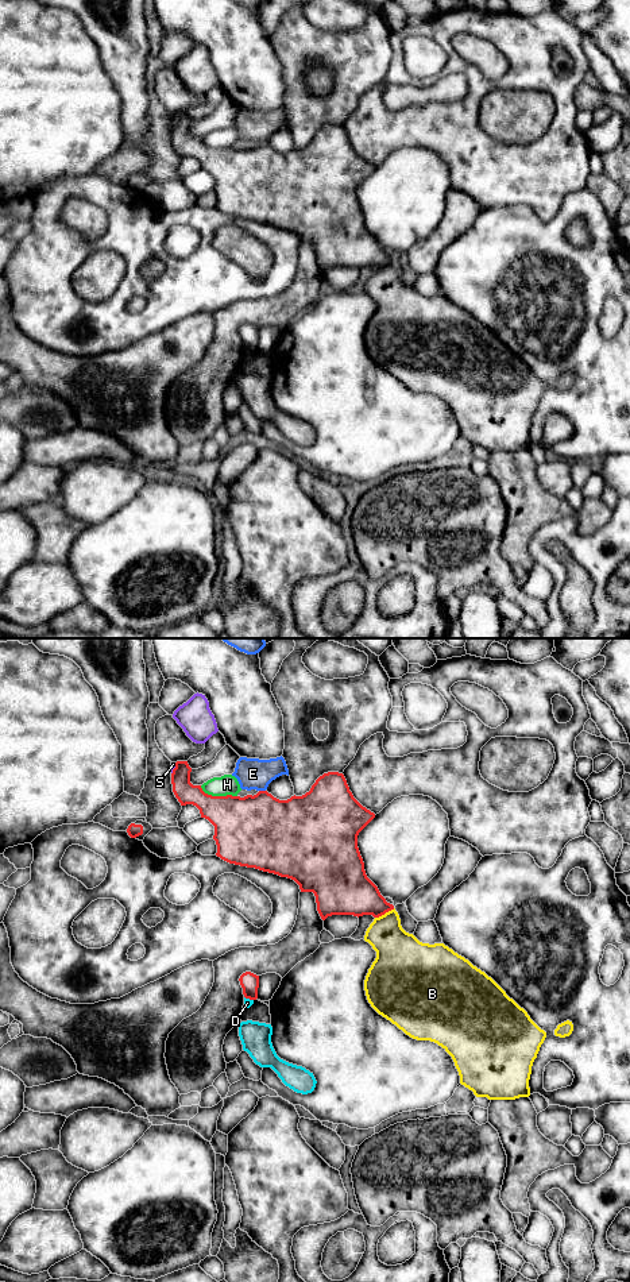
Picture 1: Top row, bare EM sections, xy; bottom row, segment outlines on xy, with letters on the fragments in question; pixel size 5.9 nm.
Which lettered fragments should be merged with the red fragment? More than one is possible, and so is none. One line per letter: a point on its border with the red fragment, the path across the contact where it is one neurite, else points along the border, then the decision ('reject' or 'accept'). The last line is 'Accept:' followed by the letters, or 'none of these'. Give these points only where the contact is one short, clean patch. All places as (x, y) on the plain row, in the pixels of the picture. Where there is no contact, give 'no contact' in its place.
B: meets red in xy at (385, 265); border along xy (394, 261), (375, 270); reject
D: meets red in xy at (248, 350); border along xy (244, 348), (252, 352); reject
E: meets red in xy at (262, 143); reject
H: meets red in xy at (217, 149); reject
S: meets red in xy at (174, 120); reject
Accept: none of these

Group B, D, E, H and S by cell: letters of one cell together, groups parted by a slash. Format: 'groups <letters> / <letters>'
groups B / D / E / H / S

